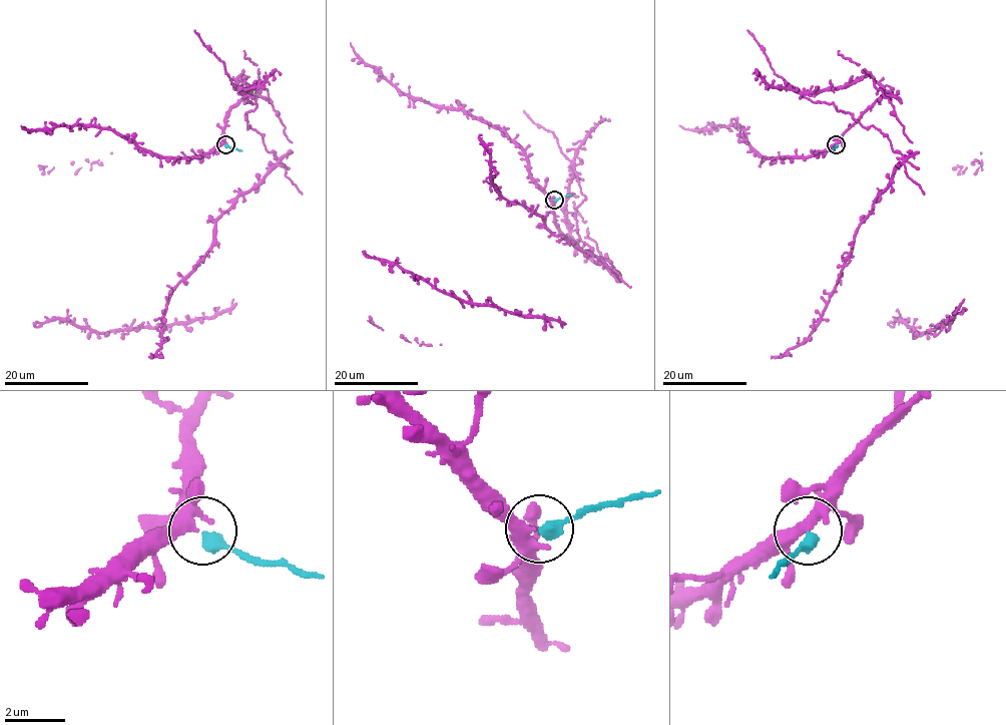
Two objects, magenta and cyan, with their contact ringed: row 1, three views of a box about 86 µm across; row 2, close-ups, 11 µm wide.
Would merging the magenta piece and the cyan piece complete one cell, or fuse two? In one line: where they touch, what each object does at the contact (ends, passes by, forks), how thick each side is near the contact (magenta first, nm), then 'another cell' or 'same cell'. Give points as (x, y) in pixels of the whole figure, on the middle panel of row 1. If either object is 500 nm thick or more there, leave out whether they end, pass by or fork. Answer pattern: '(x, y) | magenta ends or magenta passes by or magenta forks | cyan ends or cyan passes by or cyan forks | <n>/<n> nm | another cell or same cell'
(554, 200) | magenta forks | cyan ends | 280/400 nm | another cell

